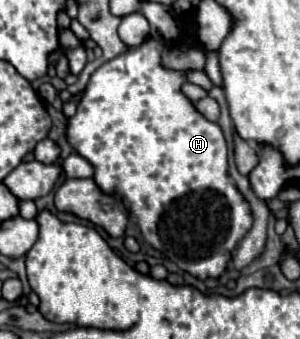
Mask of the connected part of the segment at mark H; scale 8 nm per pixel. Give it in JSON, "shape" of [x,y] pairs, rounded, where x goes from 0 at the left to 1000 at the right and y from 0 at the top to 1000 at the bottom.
{"shape":[[[497,115],[437,150],[390,162],[323,198],[270,280],[250,345],[230,351],[223,404],[243,440],[283,463],[310,499],[310,528],[350,569],[397,569],[430,593],[457,640],[477,705],[570,764],[603,799],[663,823],[730,817],[757,794],[770,746],[843,646],[823,593],[757,516],[757,428],[723,363],[690,357],[603,274],[617,221],[537,192],[543,133]]]}

